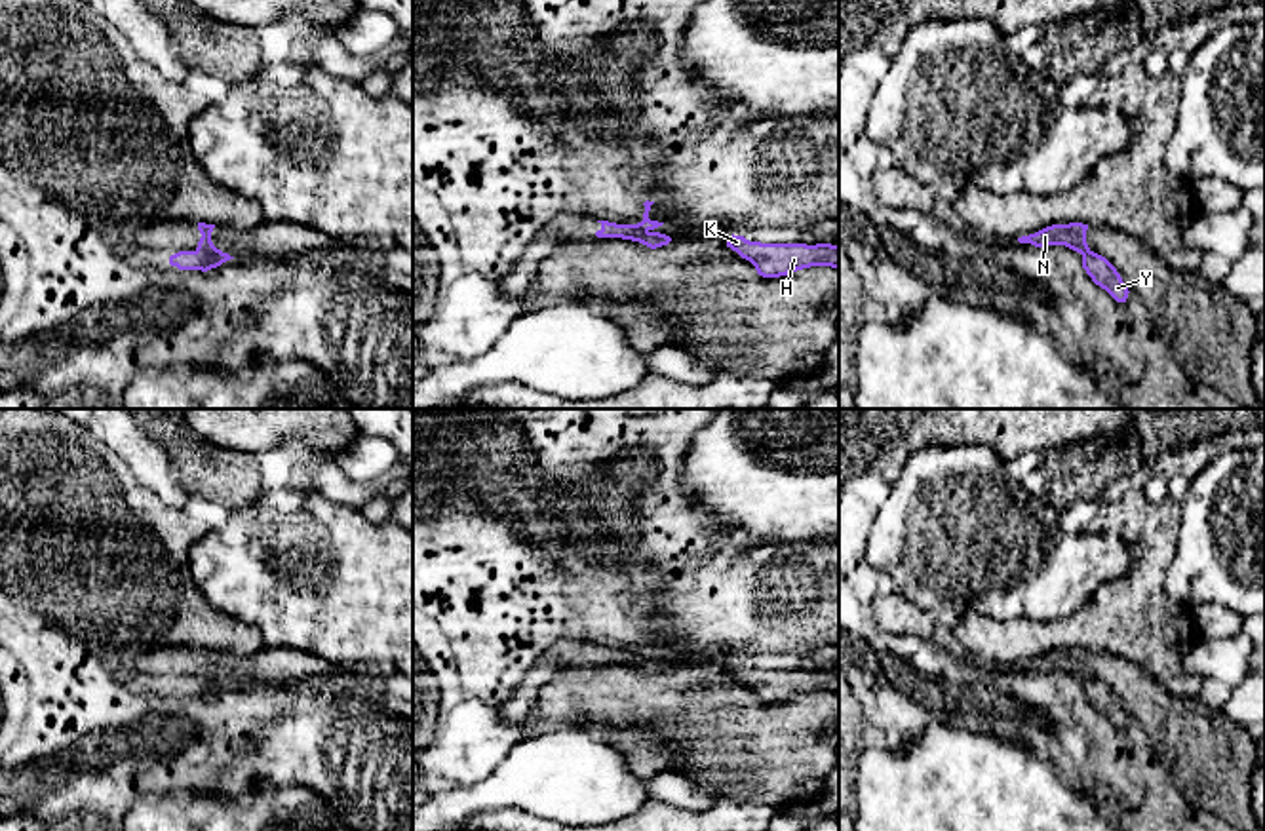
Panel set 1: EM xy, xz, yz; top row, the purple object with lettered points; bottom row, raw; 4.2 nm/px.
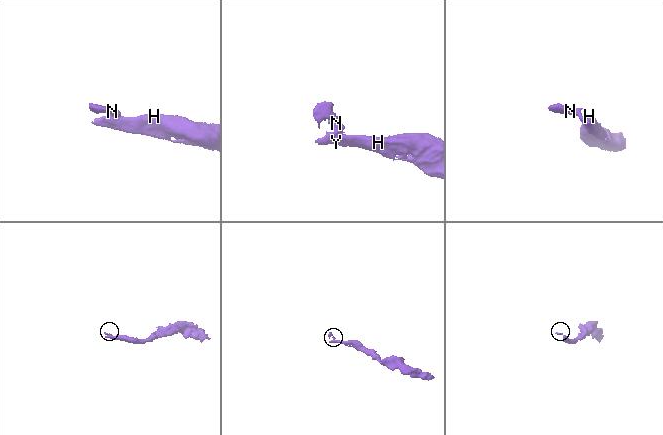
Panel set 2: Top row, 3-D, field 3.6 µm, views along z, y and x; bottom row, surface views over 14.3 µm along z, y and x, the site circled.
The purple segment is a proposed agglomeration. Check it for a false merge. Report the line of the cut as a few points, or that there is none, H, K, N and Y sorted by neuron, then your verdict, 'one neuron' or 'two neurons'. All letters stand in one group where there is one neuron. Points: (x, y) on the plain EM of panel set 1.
cut xy (196, 676), (229, 683); groups H K Y / N; two neurons

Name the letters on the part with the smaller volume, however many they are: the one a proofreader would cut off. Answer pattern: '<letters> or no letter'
N

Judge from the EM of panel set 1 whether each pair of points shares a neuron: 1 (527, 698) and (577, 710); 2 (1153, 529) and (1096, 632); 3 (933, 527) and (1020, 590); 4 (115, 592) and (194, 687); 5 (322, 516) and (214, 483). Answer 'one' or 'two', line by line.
1: two
2: one
3: one
4: one
5: two

